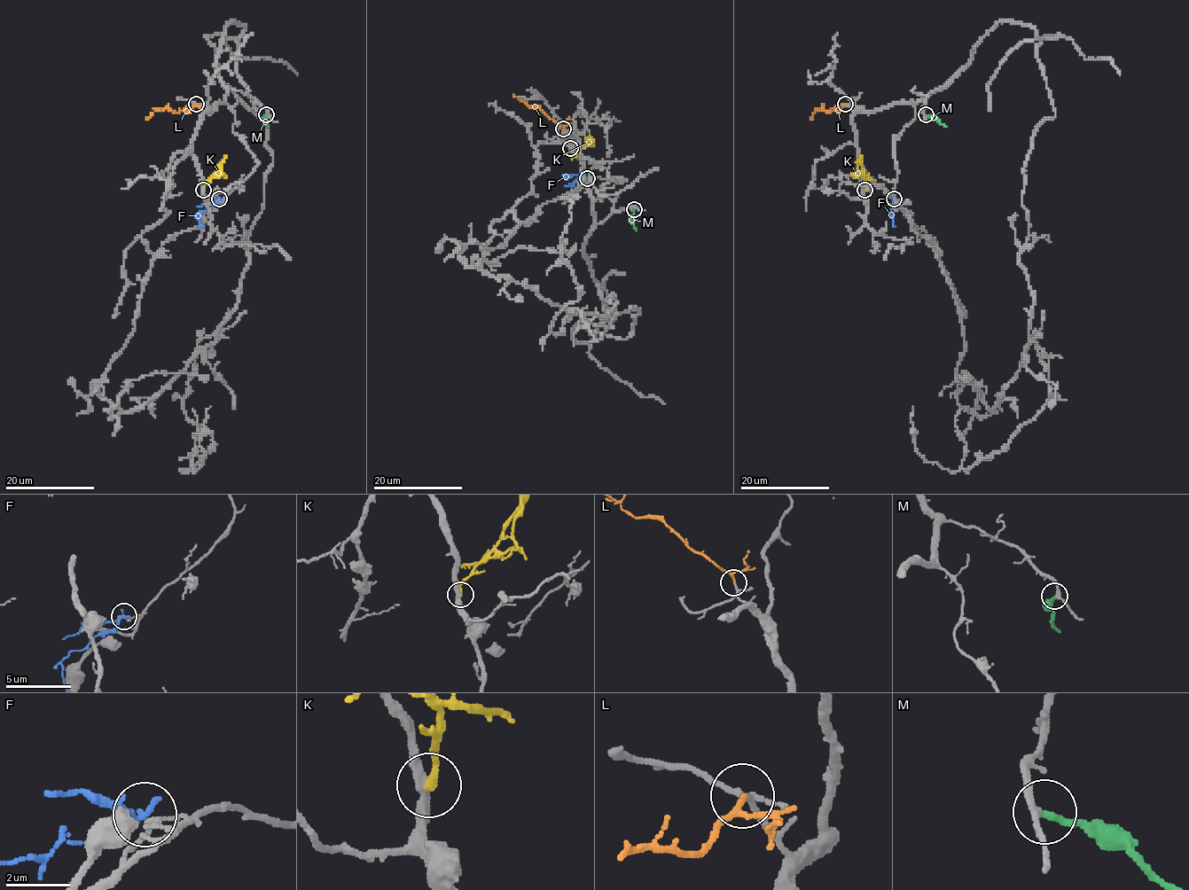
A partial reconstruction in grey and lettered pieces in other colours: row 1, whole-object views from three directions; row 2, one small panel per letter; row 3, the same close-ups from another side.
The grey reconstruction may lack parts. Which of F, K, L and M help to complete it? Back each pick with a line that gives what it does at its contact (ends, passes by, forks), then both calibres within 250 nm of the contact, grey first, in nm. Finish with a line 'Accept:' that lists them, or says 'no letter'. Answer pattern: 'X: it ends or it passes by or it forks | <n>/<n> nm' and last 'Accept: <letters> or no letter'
L: it passes by | 120/140 nm
M: it ends | 200/220 nm
Accept: L, M

